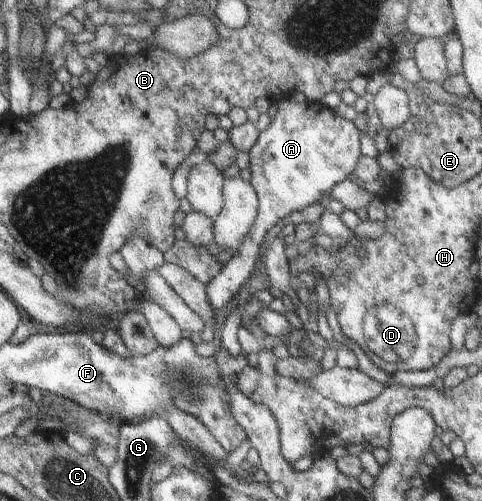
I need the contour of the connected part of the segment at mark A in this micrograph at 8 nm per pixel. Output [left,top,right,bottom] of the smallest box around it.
[205,97,361,316]

